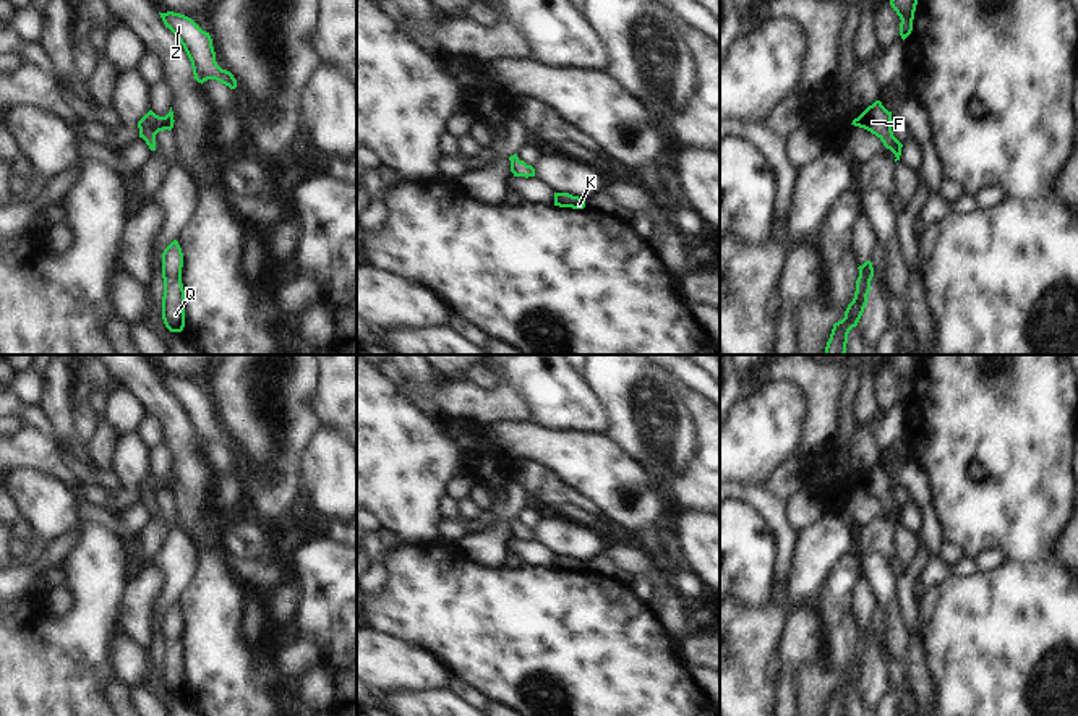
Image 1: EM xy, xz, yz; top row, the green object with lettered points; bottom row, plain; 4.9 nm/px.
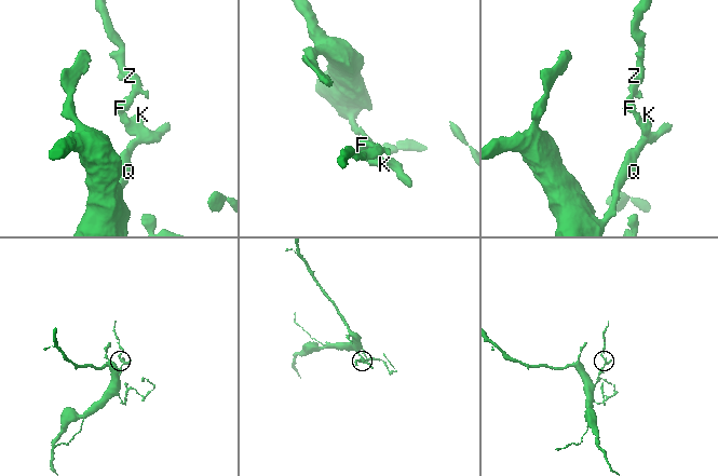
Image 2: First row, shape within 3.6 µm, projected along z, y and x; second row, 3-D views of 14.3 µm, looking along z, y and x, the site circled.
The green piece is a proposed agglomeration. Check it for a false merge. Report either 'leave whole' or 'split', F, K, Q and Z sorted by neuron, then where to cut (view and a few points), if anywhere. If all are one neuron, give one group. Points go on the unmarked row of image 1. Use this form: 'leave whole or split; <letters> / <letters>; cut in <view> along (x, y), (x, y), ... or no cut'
leave whole; F K Q Z; no cut

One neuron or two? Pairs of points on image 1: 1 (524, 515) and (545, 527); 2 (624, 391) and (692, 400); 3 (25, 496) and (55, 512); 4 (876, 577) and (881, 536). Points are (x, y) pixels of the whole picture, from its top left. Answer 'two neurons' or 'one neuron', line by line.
1: two neurons
2: two neurons
3: one neuron
4: two neurons

